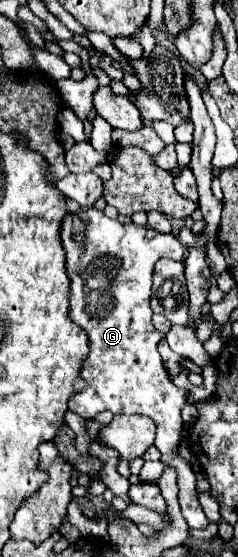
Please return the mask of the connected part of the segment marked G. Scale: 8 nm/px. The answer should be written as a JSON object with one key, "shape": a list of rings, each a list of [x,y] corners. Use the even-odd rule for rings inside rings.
{"shape":[[[83,207],[79,213],[67,213],[59,235],[67,255],[67,277],[71,281],[69,315],[73,323],[87,333],[91,347],[91,353],[79,371],[87,385],[81,393],[69,399],[68,410],[85,419],[93,419],[101,411],[151,417],[157,425],[155,447],[163,453],[161,461],[177,469],[181,513],[189,527],[205,529],[209,519],[195,495],[195,473],[177,455],[179,431],[183,427],[181,409],[189,403],[189,391],[175,387],[163,365],[157,351],[163,335],[153,327],[153,311],[149,305],[153,265],[161,257],[177,261],[185,259],[185,245],[171,233],[163,235],[151,227],[139,227],[135,223],[123,225],[117,219],[109,219],[95,207]],[[99,257],[105,259],[105,269],[97,267]]]}

